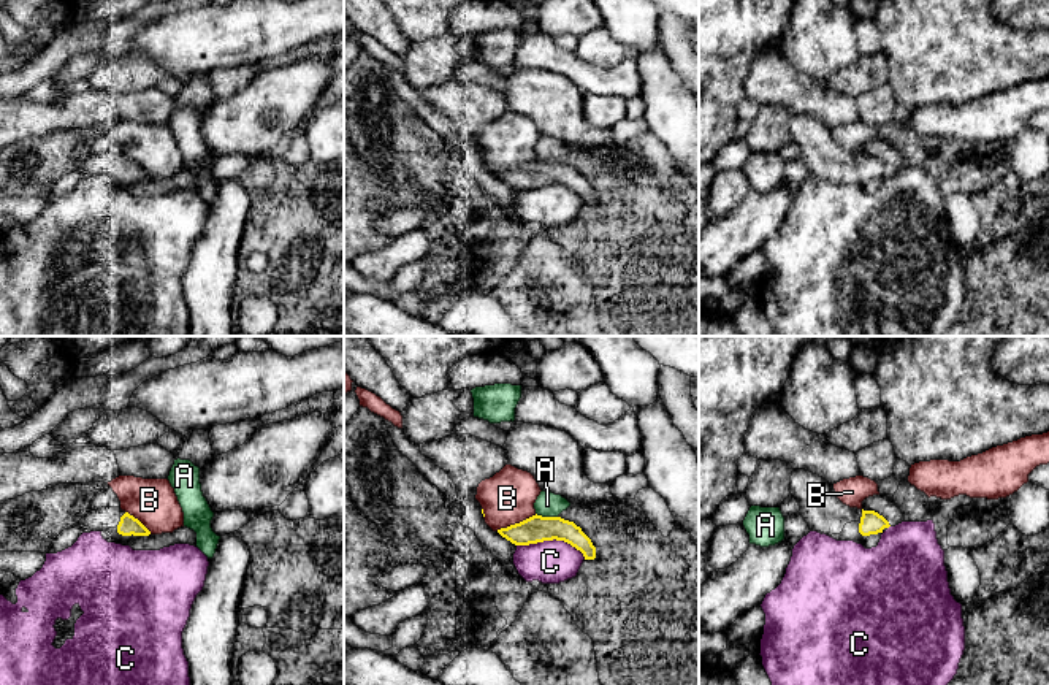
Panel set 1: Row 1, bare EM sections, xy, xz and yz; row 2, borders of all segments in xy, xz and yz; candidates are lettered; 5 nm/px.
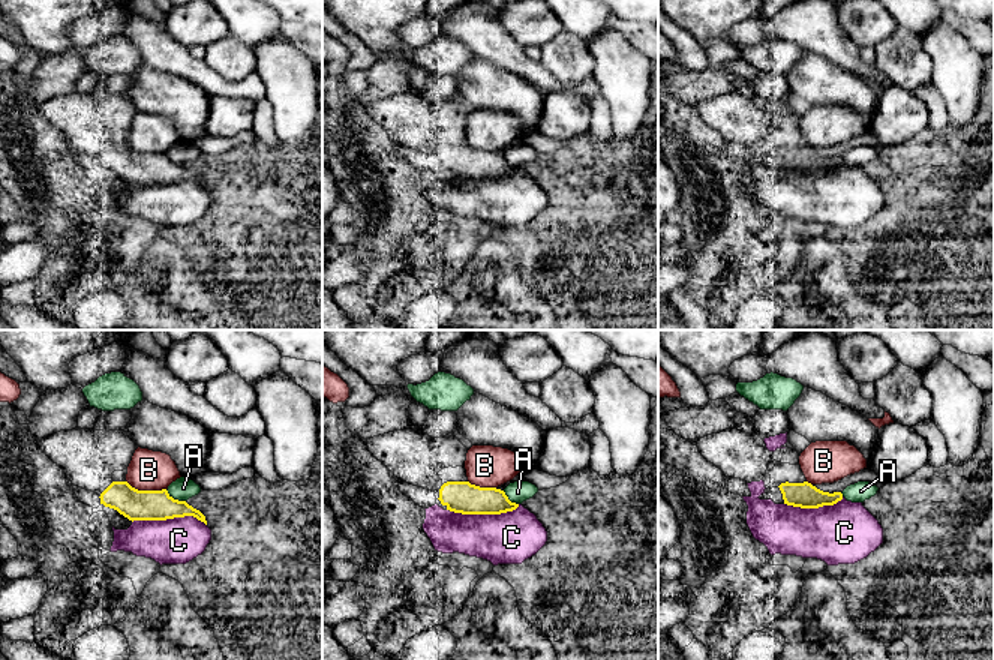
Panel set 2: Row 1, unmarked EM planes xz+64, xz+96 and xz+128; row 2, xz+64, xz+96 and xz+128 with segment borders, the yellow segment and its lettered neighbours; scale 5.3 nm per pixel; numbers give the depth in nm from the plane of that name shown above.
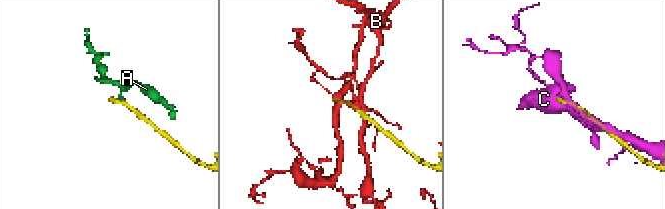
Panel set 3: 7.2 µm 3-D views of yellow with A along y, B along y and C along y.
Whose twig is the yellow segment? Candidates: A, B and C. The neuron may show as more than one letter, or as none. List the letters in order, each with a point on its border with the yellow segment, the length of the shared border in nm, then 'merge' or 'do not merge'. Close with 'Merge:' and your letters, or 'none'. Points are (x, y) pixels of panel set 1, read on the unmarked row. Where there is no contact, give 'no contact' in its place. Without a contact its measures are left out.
A: xz (547, 162) | 110 nm | do not merge
B: xz (515, 168) | 220 nm | do not merge
C: xz (552, 184) | 360 nm | do not merge
Merge: none

